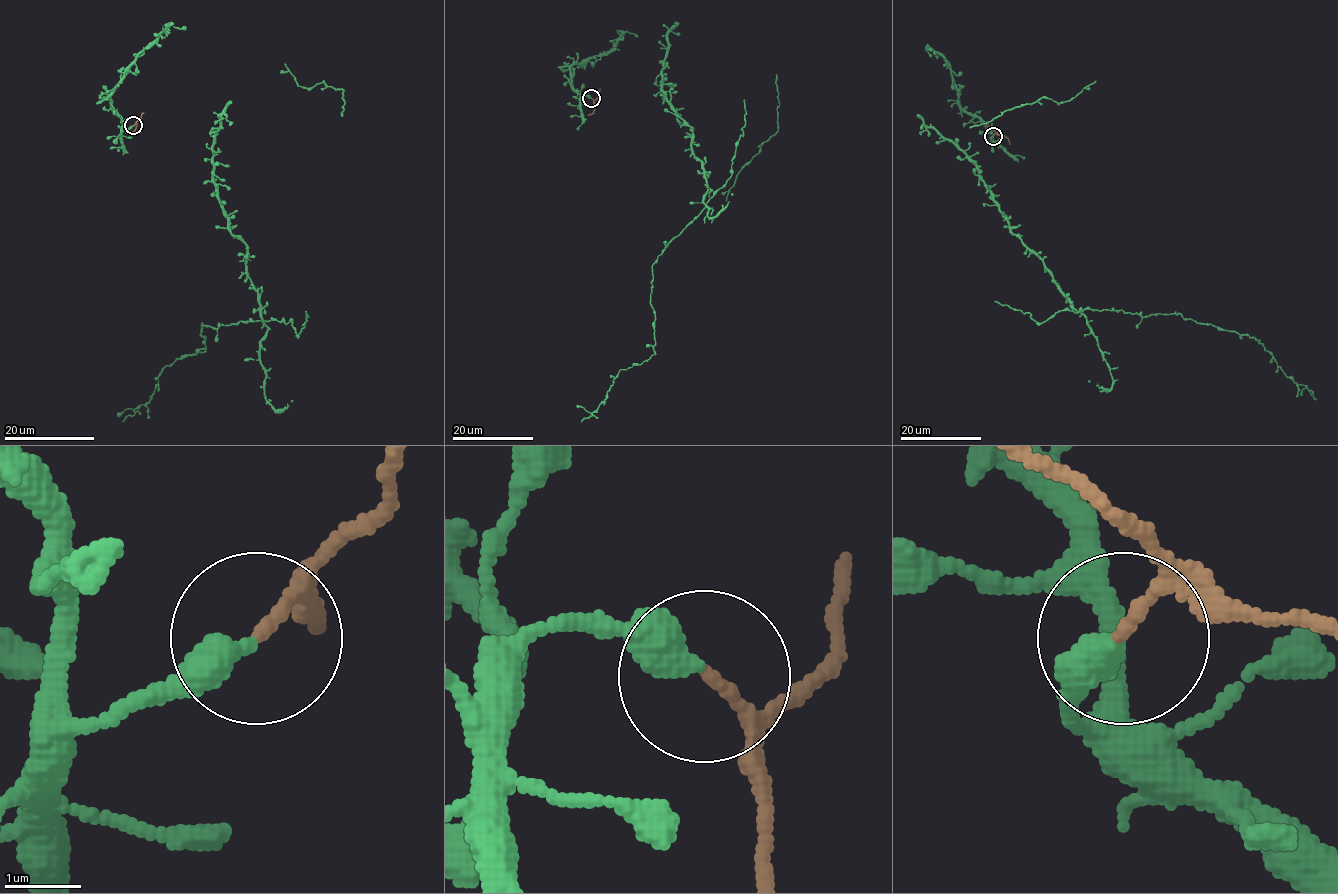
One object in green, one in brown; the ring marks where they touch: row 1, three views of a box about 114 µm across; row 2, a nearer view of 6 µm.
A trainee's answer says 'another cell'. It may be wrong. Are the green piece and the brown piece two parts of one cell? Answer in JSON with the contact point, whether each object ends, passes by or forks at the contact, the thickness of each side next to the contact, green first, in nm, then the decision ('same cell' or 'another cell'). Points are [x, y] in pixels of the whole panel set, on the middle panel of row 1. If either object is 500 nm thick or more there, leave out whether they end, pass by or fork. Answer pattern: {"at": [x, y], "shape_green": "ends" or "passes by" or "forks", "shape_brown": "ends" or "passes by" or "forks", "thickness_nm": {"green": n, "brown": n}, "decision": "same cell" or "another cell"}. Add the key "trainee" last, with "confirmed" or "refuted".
{"at": [591, 98], "shape_green": "ends", "shape_brown": "ends", "thickness_nm": {"green": 420, "brown": 160}, "decision": "another cell", "trainee": "confirmed"}

